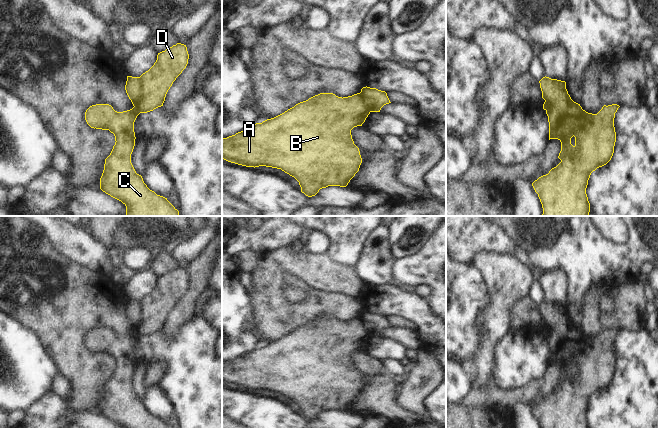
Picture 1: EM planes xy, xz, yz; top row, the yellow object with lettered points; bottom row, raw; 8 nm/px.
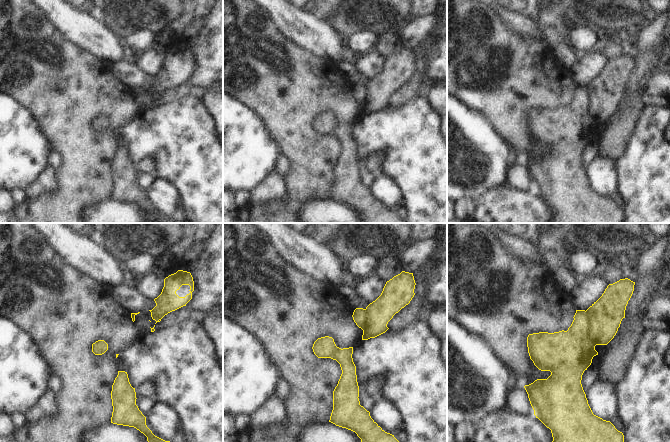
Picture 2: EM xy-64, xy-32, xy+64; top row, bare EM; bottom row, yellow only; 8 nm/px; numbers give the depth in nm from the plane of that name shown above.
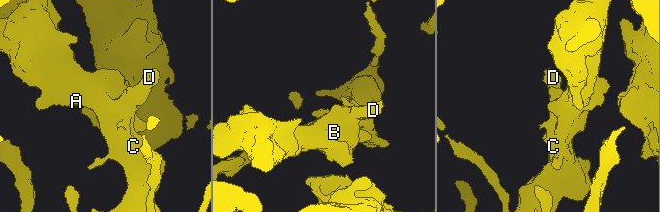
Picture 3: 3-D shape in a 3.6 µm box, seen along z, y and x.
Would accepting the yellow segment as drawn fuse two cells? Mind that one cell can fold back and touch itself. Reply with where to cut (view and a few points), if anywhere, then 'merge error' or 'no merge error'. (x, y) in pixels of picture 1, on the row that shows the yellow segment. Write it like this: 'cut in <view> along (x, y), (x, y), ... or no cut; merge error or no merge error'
cut in xy along (138, 77), (141, 83), (141, 95), (136, 108), (140, 112); merge error

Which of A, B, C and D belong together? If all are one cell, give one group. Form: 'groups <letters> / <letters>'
groups A B C / D

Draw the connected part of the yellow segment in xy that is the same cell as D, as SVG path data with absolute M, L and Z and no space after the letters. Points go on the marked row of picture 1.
M181 43L158 53L154 65L139 77L142 93L136 107L140 113L163 106L168 90L186 68L188 59L187 47Z

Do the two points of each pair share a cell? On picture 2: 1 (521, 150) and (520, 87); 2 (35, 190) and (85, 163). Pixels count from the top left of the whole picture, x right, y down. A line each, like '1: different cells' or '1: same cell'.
1: same cell
2: different cells

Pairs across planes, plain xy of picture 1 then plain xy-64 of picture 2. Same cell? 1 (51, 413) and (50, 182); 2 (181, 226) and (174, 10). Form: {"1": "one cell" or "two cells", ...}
{"1": "one cell", "2": "one cell"}

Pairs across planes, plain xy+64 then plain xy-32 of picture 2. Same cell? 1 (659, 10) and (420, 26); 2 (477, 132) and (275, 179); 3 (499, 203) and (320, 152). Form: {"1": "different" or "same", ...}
{"1": "same", "2": "different", "3": "different"}

